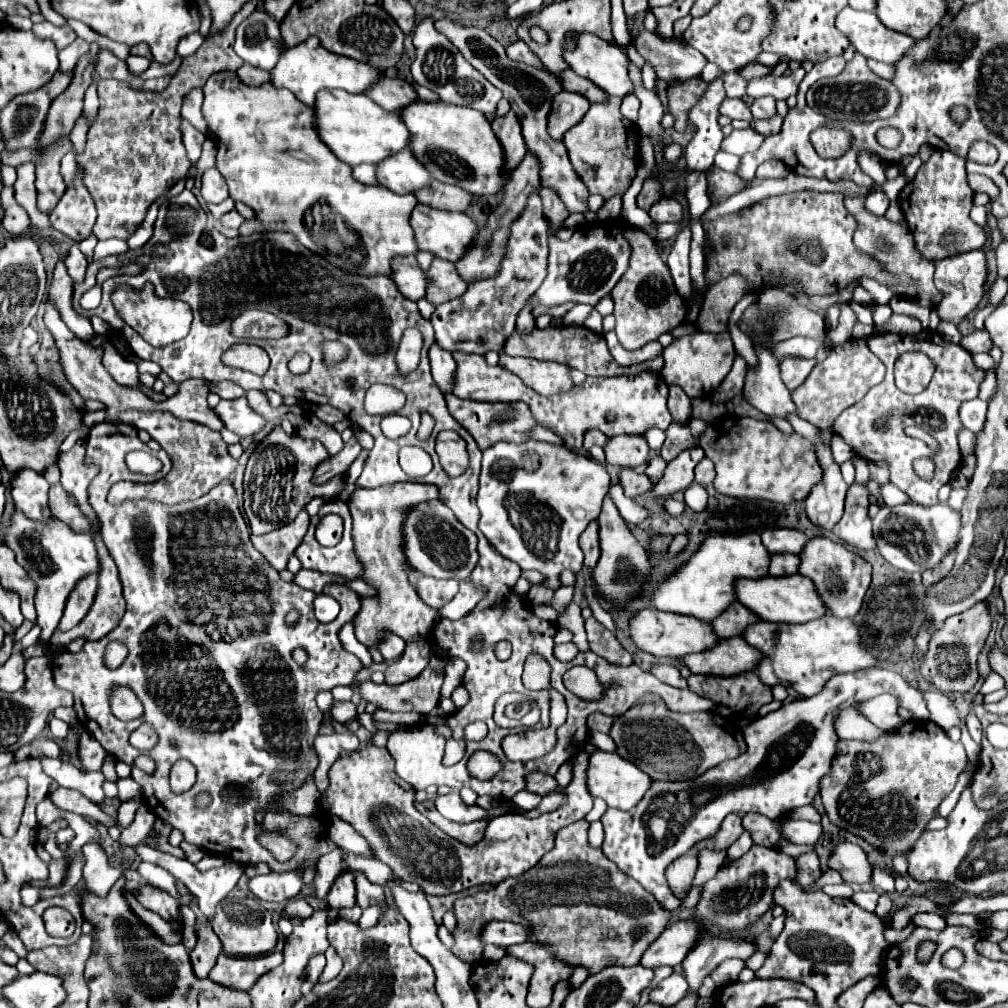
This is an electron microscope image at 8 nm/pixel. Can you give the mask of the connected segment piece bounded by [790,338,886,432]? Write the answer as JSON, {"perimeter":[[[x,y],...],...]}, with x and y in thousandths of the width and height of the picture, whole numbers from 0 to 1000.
{"perimeter":[[[859,335],[844,338],[844,341],[835,341],[823,347],[821,355],[815,361],[810,361],[808,367],[802,371],[802,375],[784,389],[786,399],[790,401],[790,411],[798,417],[802,417],[804,421],[815,425],[815,427],[825,427],[825,417],[829,417],[829,413],[845,403],[847,399],[851,399],[853,395],[857,395],[857,391],[869,383],[871,379],[877,377],[879,365],[875,363],[873,355],[869,355],[861,343],[859,343]]]}

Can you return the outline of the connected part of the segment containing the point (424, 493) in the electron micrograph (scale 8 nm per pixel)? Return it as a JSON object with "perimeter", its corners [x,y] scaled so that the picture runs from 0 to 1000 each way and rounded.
{"perimeter":[[[401,478],[401,480],[387,480],[377,484],[357,484],[349,488],[345,496],[345,504],[351,516],[351,546],[361,563],[361,575],[371,579],[377,587],[375,593],[359,593],[359,605],[353,611],[353,633],[367,643],[369,655],[377,658],[381,654],[377,647],[371,645],[373,635],[377,635],[377,627],[385,623],[401,633],[401,637],[421,637],[427,633],[431,621],[437,615],[435,607],[429,607],[415,591],[413,585],[405,579],[401,569],[401,550],[397,546],[399,532],[397,520],[401,516],[401,508],[415,498],[425,498],[435,494],[435,484],[429,480],[415,480],[415,478]]]}

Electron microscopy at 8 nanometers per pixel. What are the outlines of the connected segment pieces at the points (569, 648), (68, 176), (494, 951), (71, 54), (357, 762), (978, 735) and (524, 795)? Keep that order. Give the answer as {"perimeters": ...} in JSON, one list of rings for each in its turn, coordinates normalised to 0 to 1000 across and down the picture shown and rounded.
{"perimeters":[[[[567,637],[550,641],[550,651],[552,651],[554,655],[558,655],[558,657],[565,657],[571,649],[573,649],[573,643],[571,643]]],[[[69,149],[63,157],[62,157],[62,167],[60,167],[60,171],[62,171],[62,175],[63,175],[63,179],[67,181],[67,179],[71,179],[71,171],[77,167],[77,163],[75,163],[75,157],[73,157],[73,151]]],[[[486,937],[486,938],[482,938],[482,940],[480,940],[480,944],[478,944],[478,952],[494,954],[500,946],[502,946],[502,940],[492,940],[490,937]]],[[[76,38],[68,46],[59,51],[59,68],[62,70],[72,69],[77,60],[79,59],[79,56],[82,55],[82,53],[87,52],[88,50],[89,45],[80,38]]],[[[361,740],[345,750],[337,750],[325,766],[325,782],[319,786],[323,806],[345,815],[359,827],[373,853],[385,857],[399,875],[413,875],[423,887],[448,887],[468,879],[494,877],[504,869],[516,869],[550,841],[552,825],[577,813],[587,802],[587,790],[579,778],[583,748],[577,744],[567,750],[567,776],[560,782],[563,794],[548,808],[524,812],[520,808],[502,808],[484,815],[480,831],[470,839],[460,839],[437,825],[423,810],[411,802],[413,784],[397,776],[391,766],[389,750],[383,742]]],[[[962,702],[960,714],[958,714],[958,720],[960,720],[960,724],[962,724],[962,730],[966,732],[966,736],[968,736],[968,738],[972,738],[972,734],[974,734],[974,722],[972,722],[972,716],[970,716],[970,712],[966,710],[964,702]]],[[[514,786],[510,792],[508,792],[508,796],[510,798],[514,798],[516,802],[520,802],[520,804],[530,804],[534,798],[536,798],[536,790],[532,790],[532,788],[528,788],[528,786]]]]}

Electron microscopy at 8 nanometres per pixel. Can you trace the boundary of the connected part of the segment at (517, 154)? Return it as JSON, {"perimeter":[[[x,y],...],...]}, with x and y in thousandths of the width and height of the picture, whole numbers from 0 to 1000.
{"perimeter":[[[506,109],[502,115],[492,115],[488,119],[488,129],[498,143],[500,171],[504,173],[522,155],[522,143],[520,143],[518,131],[516,131],[516,121],[512,119],[512,113]]]}

